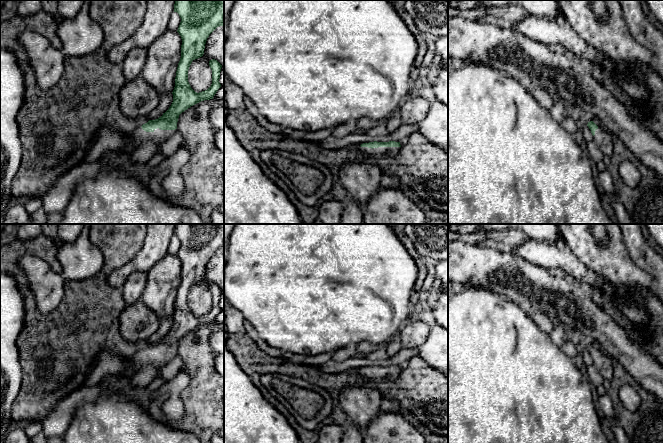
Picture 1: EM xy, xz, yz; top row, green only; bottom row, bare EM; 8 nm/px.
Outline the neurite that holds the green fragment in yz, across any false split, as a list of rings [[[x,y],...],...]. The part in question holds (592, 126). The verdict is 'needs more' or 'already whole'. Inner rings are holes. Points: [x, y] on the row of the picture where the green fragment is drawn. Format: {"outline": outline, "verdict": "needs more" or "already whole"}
{"outline": [[[593,121],[588,122],[587,126],[591,130],[592,135],[594,136],[594,142],[602,151],[603,155],[611,157],[612,147],[615,140],[613,135],[608,130],[599,129]]], "verdict": "needs more"}

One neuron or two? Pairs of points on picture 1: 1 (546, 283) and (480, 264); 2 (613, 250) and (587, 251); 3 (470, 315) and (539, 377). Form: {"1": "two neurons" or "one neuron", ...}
{"1": "one neuron", "2": "one neuron", "3": "one neuron"}

